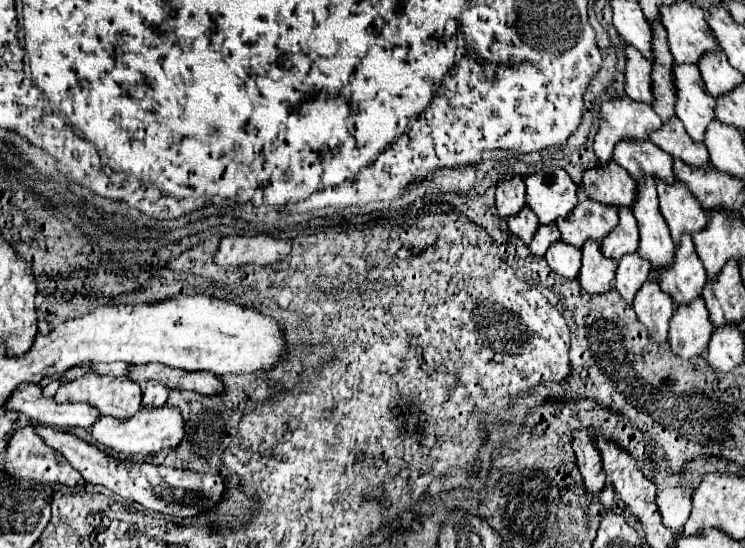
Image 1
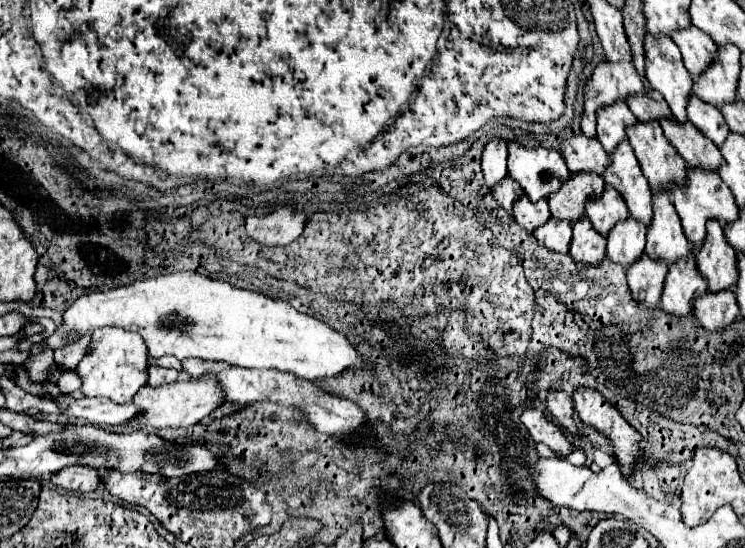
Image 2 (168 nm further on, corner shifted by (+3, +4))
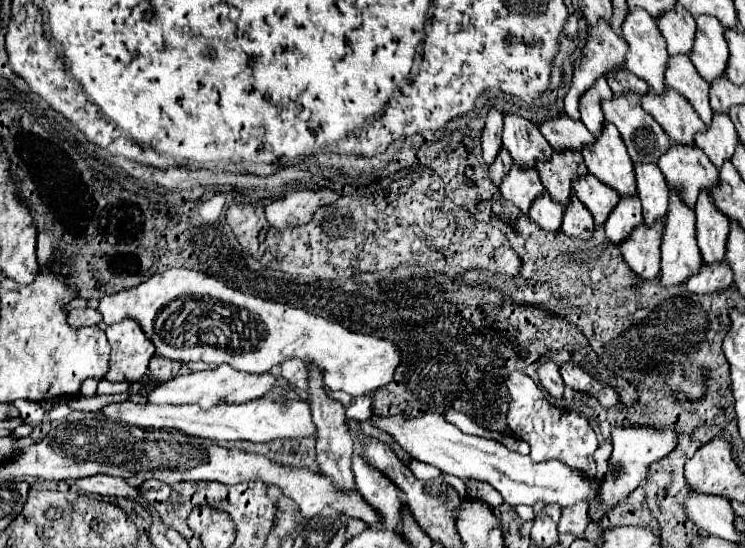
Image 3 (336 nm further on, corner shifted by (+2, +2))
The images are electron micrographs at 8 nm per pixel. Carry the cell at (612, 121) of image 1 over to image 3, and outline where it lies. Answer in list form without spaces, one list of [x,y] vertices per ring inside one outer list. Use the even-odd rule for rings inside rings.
[[[600,21],[596,27],[590,27],[582,57],[576,61],[572,87],[568,89],[568,95],[564,99],[564,111],[568,117],[580,121],[580,109],[578,109],[580,107],[580,95],[584,95],[584,91],[588,91],[588,87],[592,87],[592,83],[596,83],[596,79],[606,77],[608,73],[612,73],[616,69],[622,69],[626,55],[628,55],[628,45],[624,43],[624,39],[616,37],[616,33],[612,31],[612,27],[606,21]]]

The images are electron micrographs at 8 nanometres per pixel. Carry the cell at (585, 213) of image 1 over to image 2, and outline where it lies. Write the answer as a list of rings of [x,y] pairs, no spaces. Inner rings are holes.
[[[581,171],[581,173],[571,173],[567,181],[559,187],[559,191],[549,195],[549,209],[555,219],[567,219],[567,221],[577,221],[579,217],[585,215],[585,203],[603,193],[603,179],[597,173],[591,171]]]

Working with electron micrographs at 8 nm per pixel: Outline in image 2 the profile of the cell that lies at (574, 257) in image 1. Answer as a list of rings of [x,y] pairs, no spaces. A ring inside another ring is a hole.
[[[551,217],[547,223],[537,227],[533,235],[543,247],[557,253],[567,253],[569,243],[571,243],[571,223]]]

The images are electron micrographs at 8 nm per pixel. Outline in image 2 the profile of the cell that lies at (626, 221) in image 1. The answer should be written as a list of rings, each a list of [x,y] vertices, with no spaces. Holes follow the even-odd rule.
[[[605,187],[603,195],[587,201],[585,213],[591,219],[593,227],[603,237],[607,235],[607,229],[611,229],[611,225],[615,225],[621,219],[627,219],[627,215],[629,215],[623,197],[615,189],[611,189],[611,187]]]

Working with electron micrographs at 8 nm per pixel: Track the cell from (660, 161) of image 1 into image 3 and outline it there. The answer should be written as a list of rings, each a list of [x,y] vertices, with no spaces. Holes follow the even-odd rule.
[[[598,79],[592,89],[588,89],[580,99],[580,115],[582,123],[592,131],[594,137],[600,137],[604,131],[604,113],[602,113],[602,101],[612,99],[612,91],[604,79]]]

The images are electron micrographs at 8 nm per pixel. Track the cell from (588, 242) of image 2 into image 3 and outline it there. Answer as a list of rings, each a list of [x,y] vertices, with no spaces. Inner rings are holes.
[[[572,197],[570,205],[564,211],[564,219],[562,219],[562,233],[566,233],[568,237],[574,239],[590,239],[592,231],[594,231],[594,219],[590,215],[590,211],[576,199]]]

